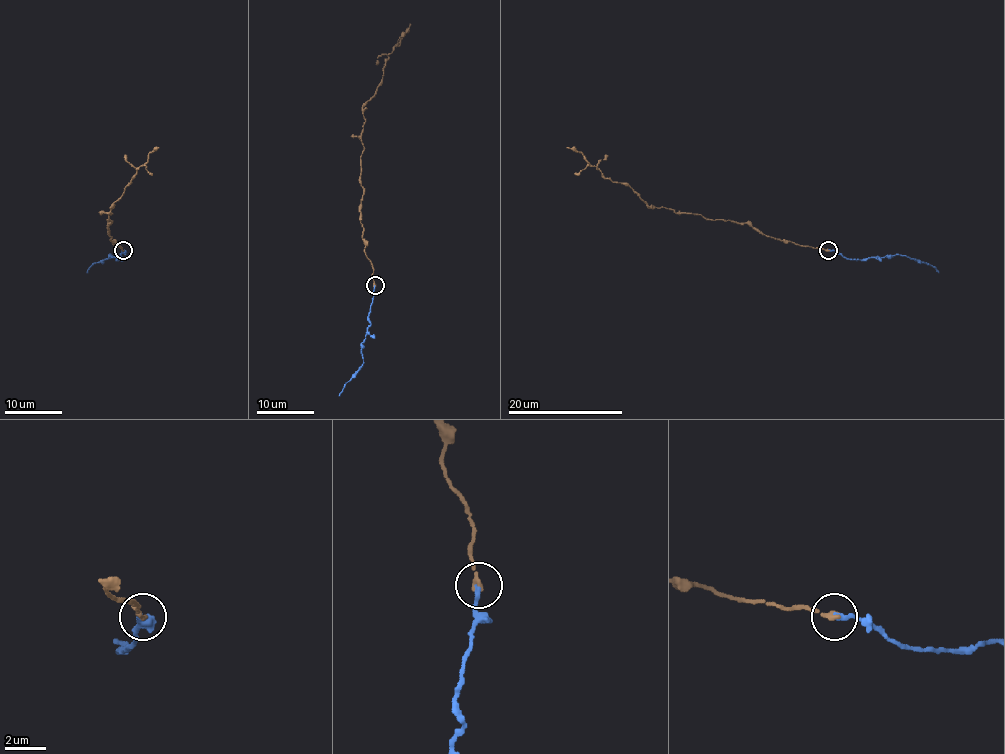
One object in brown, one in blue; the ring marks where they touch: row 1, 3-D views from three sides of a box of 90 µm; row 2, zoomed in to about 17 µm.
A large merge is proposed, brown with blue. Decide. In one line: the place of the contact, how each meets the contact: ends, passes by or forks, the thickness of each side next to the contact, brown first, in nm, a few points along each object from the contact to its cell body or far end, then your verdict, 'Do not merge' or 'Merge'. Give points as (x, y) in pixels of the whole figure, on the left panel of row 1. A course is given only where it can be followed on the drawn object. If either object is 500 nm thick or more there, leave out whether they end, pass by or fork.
Place: (123, 250). At the ring brown ends. At the ring blue ends. Thickness 240 nm (brown) against 240 nm. Course of brown: (122, 250), (108, 234), (111, 207), (137, 169), (147, 162), (149, 152), (158, 148). Course of blue: (122, 250), (118, 260), (109, 254), (108, 258), (93, 263), (86, 273). Merge

